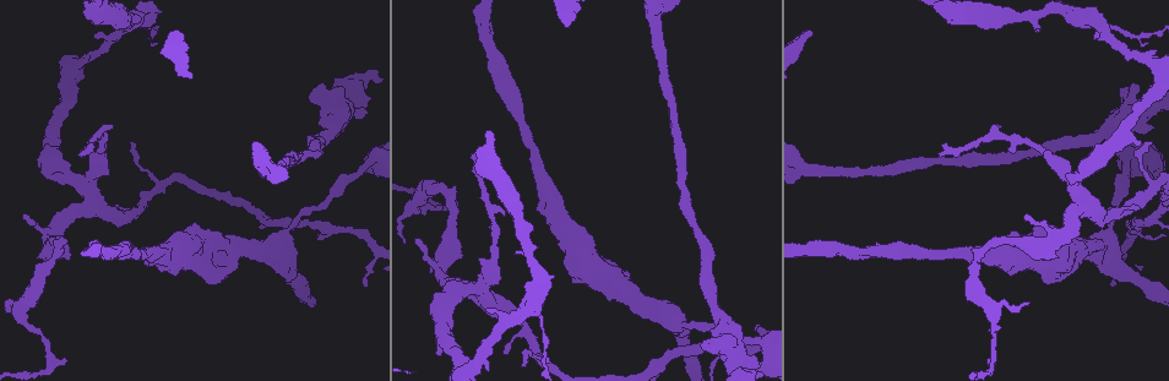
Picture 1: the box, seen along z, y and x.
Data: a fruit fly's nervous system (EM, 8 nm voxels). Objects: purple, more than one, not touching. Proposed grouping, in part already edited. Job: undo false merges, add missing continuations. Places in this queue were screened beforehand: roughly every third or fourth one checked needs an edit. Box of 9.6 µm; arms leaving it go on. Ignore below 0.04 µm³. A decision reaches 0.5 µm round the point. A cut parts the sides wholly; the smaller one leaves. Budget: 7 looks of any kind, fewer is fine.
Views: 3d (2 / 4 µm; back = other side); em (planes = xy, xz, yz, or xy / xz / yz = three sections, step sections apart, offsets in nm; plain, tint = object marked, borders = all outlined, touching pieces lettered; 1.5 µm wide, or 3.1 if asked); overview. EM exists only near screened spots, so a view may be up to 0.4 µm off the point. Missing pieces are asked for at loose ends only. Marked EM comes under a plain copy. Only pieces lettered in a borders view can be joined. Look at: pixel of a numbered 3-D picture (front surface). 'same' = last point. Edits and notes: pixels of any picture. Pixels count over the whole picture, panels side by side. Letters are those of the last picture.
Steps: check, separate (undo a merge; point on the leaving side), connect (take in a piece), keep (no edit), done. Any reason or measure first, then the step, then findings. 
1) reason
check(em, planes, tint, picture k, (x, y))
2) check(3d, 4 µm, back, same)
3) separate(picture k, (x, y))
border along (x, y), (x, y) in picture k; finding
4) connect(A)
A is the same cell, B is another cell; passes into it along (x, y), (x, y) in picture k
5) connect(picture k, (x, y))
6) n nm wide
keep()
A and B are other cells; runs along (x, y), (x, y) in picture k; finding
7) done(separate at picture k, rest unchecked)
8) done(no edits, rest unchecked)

three-way junction
check(3d, 4 µm, picture 1, (284, 236))

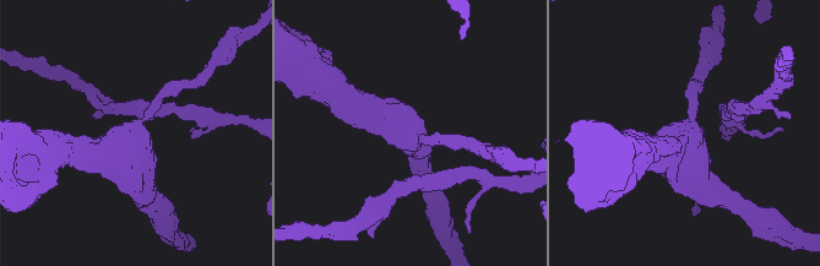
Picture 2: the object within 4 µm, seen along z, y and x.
3 arms; need the tissue
check(em, yz, step 4, tint, picture 2, (691, 132))

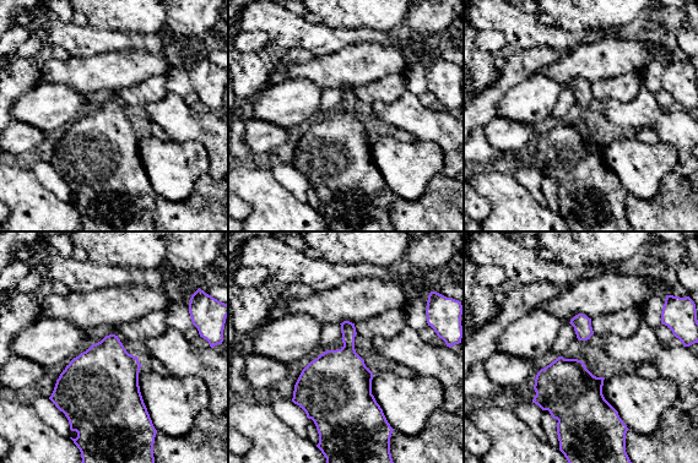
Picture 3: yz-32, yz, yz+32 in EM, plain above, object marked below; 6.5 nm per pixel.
see the neighbours
check(em, yz, step 4, borders, same)

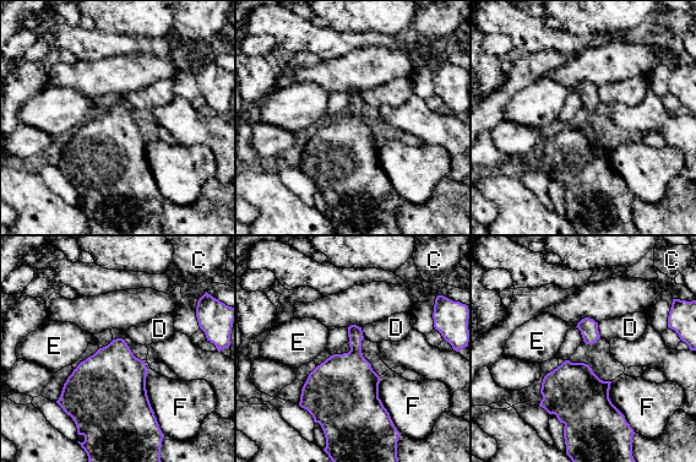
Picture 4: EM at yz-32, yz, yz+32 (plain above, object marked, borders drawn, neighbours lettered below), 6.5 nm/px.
keep()
C, D, E and F are other cells; border along (147, 369), (146, 395), (164, 435) in picture 4; one neuron here

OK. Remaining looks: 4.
thin end
check(3d, 2 µm, picture 1, (503, 351))

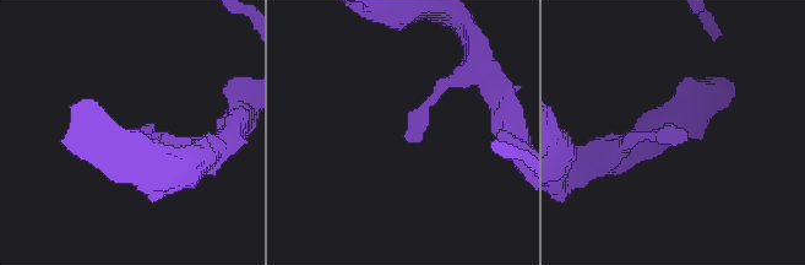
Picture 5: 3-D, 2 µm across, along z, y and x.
now the EM
check(em, planes, borders, picture 5, (412, 142))

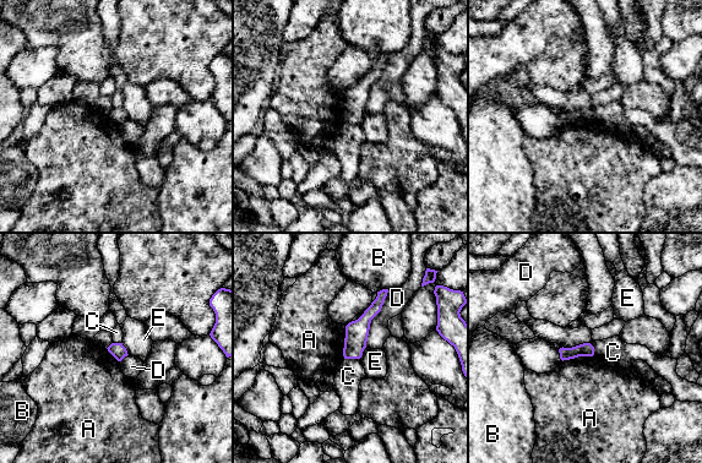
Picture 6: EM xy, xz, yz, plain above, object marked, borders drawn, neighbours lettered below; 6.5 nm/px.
keep()
A, B, C, D and E are other cells; no lettered piece goes on from it

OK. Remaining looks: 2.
sudden change in width
check(em, planes, tint, picture 1, (1156, 65))

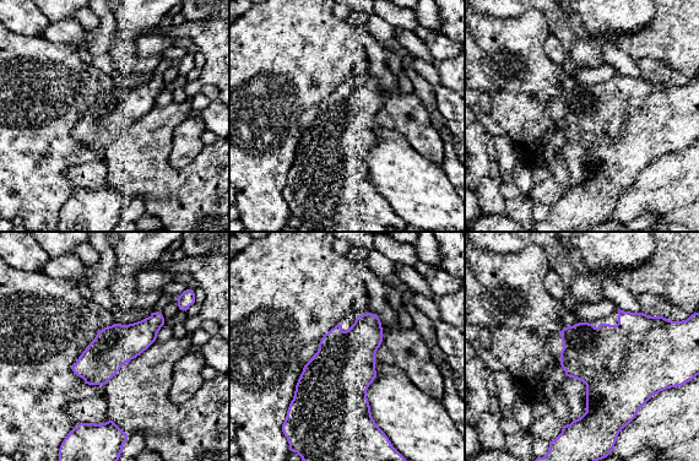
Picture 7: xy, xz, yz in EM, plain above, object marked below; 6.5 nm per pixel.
what lies round it
check(em, planes, borders, same)

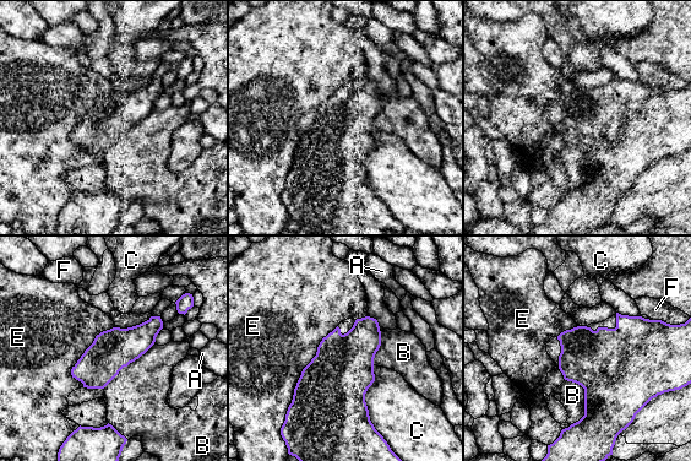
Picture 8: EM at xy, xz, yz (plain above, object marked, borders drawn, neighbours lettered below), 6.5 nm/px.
keep()
A, B, C, E and F are other cells; border along (565, 379), (583, 389), (570, 426) in picture 8; continuous, no second neuron

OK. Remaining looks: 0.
done(no edits, rest unchecked)

